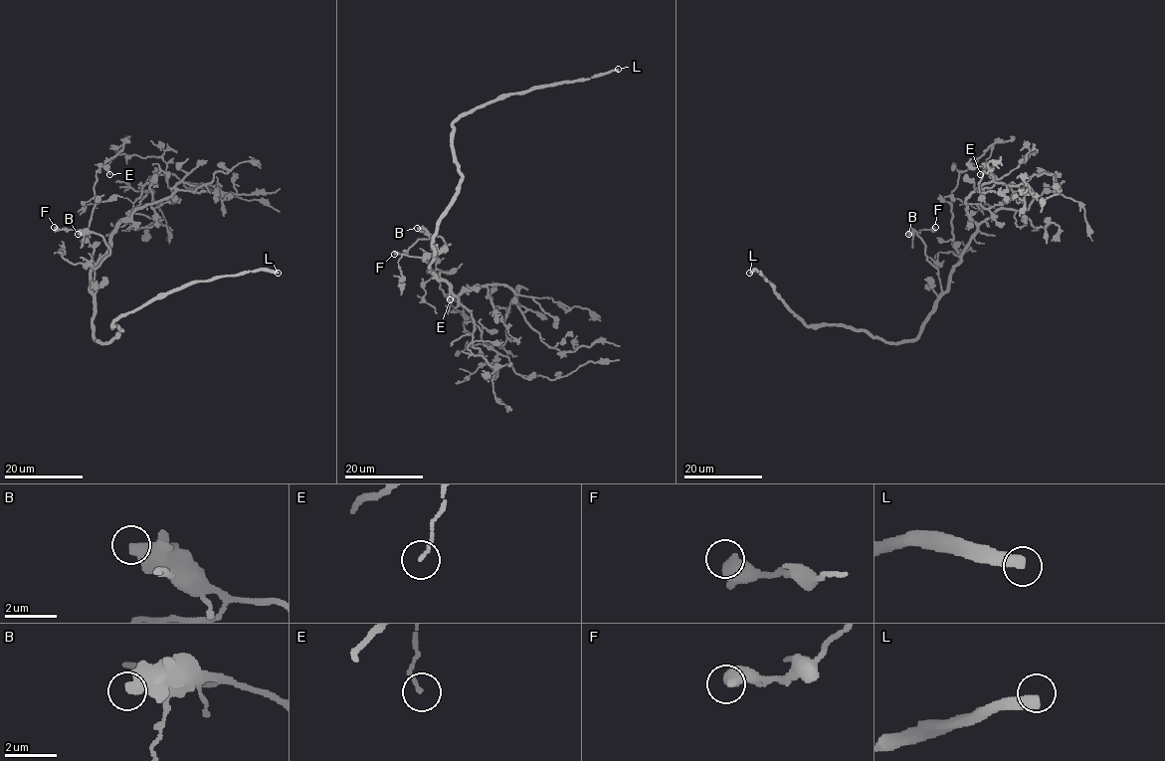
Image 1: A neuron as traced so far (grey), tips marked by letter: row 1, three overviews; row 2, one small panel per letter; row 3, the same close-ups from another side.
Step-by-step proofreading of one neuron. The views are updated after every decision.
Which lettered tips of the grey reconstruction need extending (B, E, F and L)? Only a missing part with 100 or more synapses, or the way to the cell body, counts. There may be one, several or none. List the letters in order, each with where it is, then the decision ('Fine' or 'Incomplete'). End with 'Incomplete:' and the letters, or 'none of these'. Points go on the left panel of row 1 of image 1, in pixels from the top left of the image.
B: Place: (78, 234). Fine
E: Place: (109, 174). Fine
F: Place: (54, 227). Fine
L: Place: (278, 273). Incomplete
Incomplete: L

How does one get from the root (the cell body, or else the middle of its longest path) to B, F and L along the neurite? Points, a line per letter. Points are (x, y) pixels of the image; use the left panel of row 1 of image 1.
B: (94, 313), (95, 270), (109, 254), (109, 249), (100, 235), (92, 232), (78, 234)
F: (94, 313), (95, 270), (109, 254), (109, 249), (100, 235), (54, 227)
L: (94, 313), (93, 335), (107, 342), (120, 331), (112, 323), (121, 315), (191, 284), (252, 270), (278, 273)

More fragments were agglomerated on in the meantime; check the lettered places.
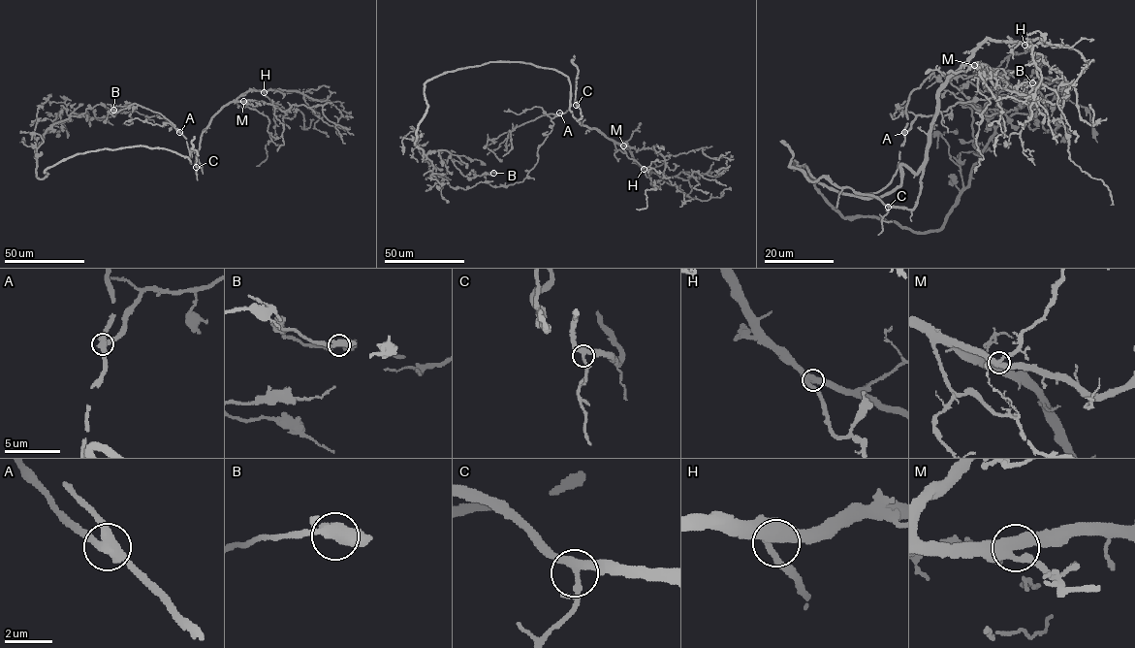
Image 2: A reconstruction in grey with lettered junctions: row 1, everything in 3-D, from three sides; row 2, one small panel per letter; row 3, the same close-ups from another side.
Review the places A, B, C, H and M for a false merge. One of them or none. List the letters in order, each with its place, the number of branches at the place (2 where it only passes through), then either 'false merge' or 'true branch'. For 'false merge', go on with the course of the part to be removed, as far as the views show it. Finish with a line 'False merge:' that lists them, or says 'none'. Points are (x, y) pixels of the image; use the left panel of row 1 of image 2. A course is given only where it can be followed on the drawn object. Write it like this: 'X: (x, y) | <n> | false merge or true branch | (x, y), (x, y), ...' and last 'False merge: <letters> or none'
A: (179, 132) | 3 | false merge | (179, 132), (166, 118), (115, 109)
B: (113, 110) | 3 | true branch
C: (196, 167) | 3 | true branch
H: (264, 92) | 3 | true branch
M: (243, 101) | 3 | true branch
False merge: A

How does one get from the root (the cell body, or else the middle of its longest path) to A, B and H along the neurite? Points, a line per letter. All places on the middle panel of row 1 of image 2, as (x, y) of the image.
A: (536, 66), (554, 69), (568, 78), (570, 107), (559, 113)
B: (536, 66), (568, 78), (569, 109), (551, 119), (537, 162), (522, 181), (491, 186), (485, 175), (493, 173)
H: (536, 66), (564, 74), (570, 83), (569, 110), (572, 115), (582, 124), (598, 129), (627, 148), (644, 169)

